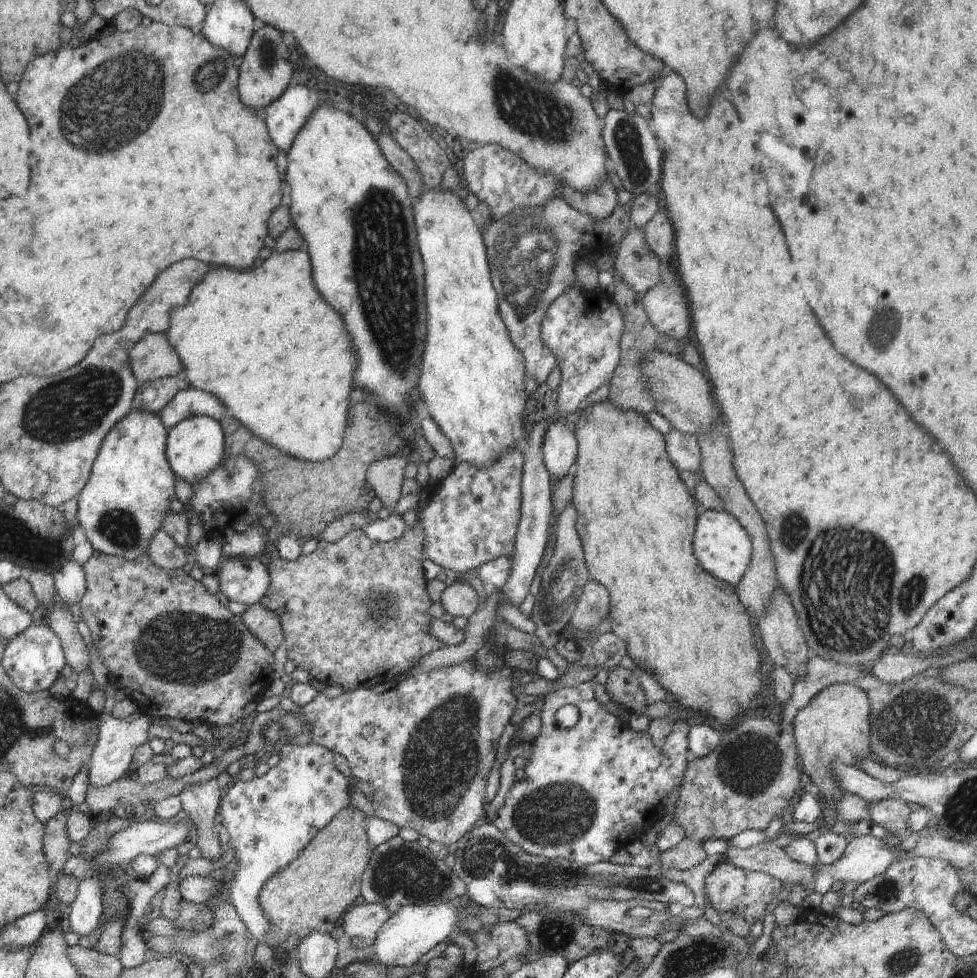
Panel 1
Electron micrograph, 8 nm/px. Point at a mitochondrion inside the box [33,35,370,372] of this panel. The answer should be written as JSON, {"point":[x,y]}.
{"point":[108,109]}

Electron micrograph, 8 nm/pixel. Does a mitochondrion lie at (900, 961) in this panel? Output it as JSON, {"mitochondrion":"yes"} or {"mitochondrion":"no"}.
{"mitochondrion":"yes"}

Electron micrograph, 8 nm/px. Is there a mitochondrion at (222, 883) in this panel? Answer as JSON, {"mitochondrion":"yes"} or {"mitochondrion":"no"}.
{"mitochondrion":"no"}

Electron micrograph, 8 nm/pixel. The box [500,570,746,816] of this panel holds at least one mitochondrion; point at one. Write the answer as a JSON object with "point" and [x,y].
{"point":[544,607]}

